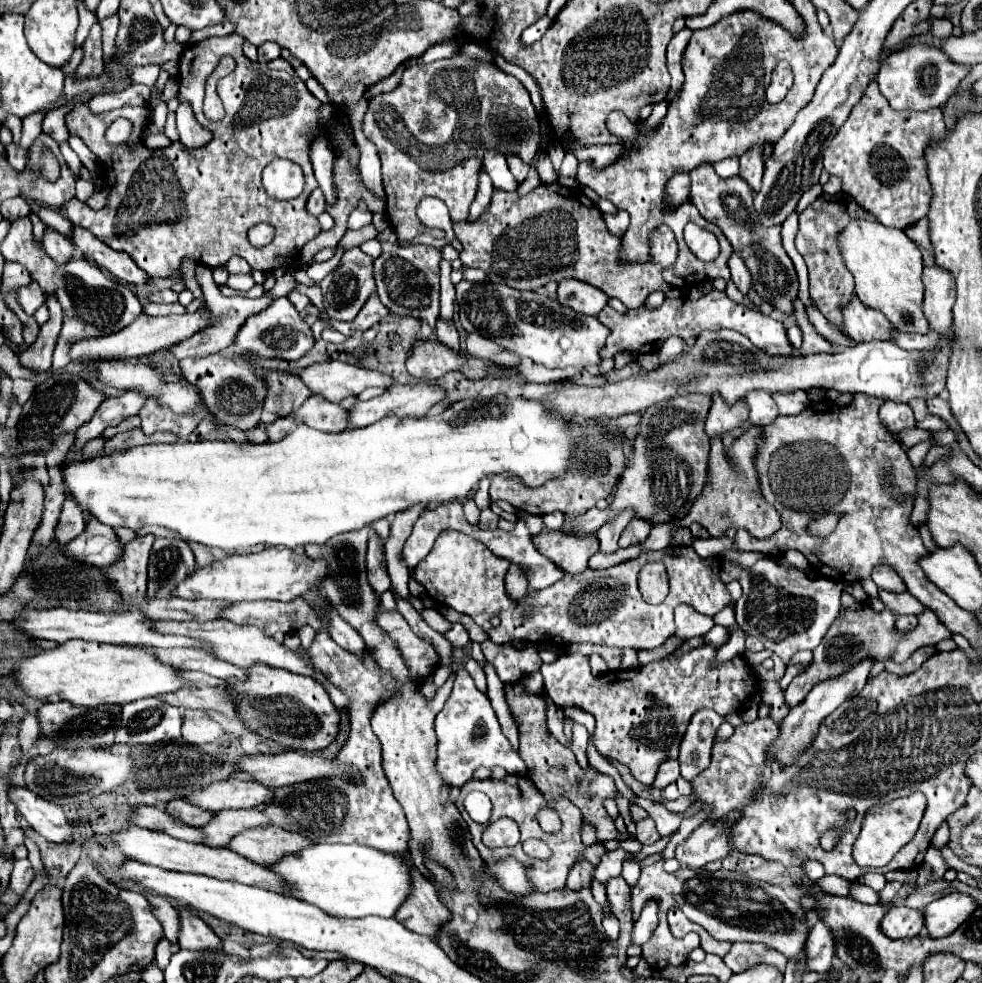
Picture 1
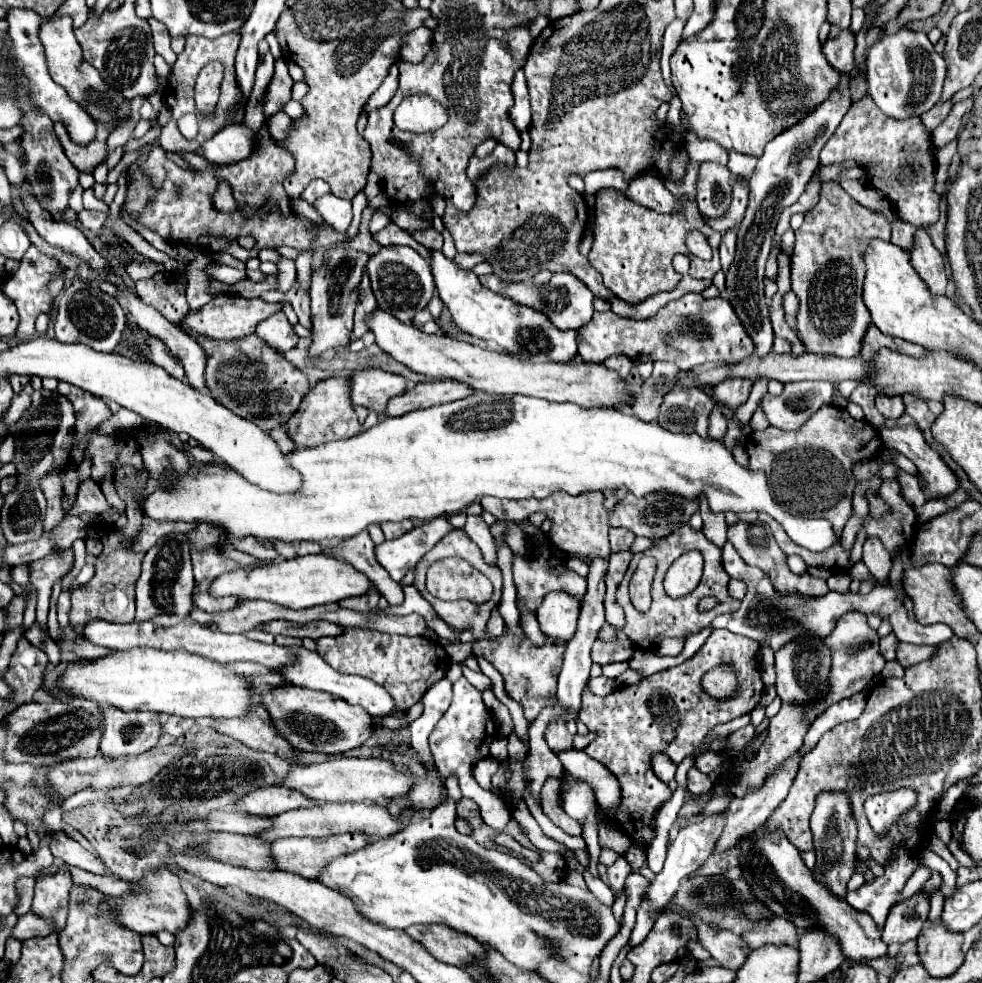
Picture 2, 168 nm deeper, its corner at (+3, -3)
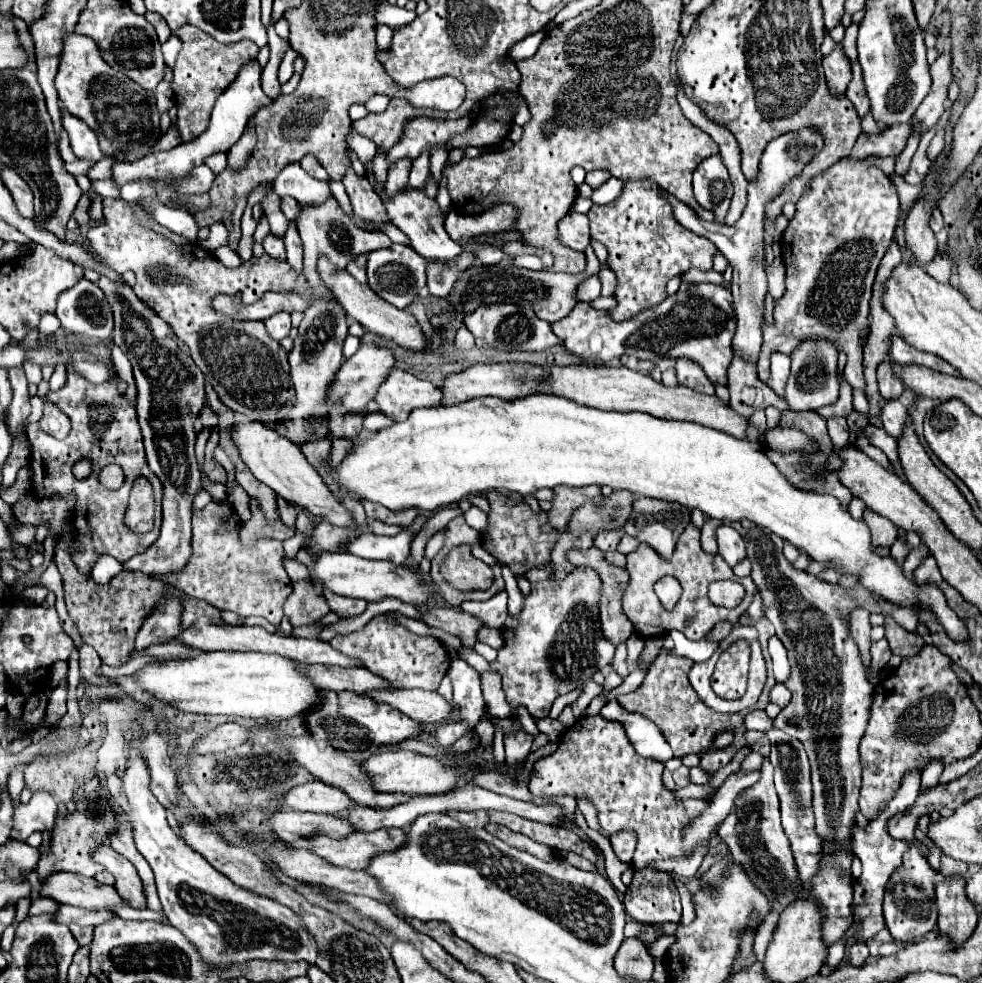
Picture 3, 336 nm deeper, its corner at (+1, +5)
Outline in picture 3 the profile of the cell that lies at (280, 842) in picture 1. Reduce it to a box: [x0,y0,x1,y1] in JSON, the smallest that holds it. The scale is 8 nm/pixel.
[312,828,406,870]

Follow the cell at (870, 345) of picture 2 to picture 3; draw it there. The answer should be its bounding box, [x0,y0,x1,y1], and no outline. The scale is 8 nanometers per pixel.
[890,336,960,378]

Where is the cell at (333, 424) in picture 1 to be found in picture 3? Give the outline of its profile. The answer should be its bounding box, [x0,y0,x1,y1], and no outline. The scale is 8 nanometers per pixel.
[330,344,396,412]

